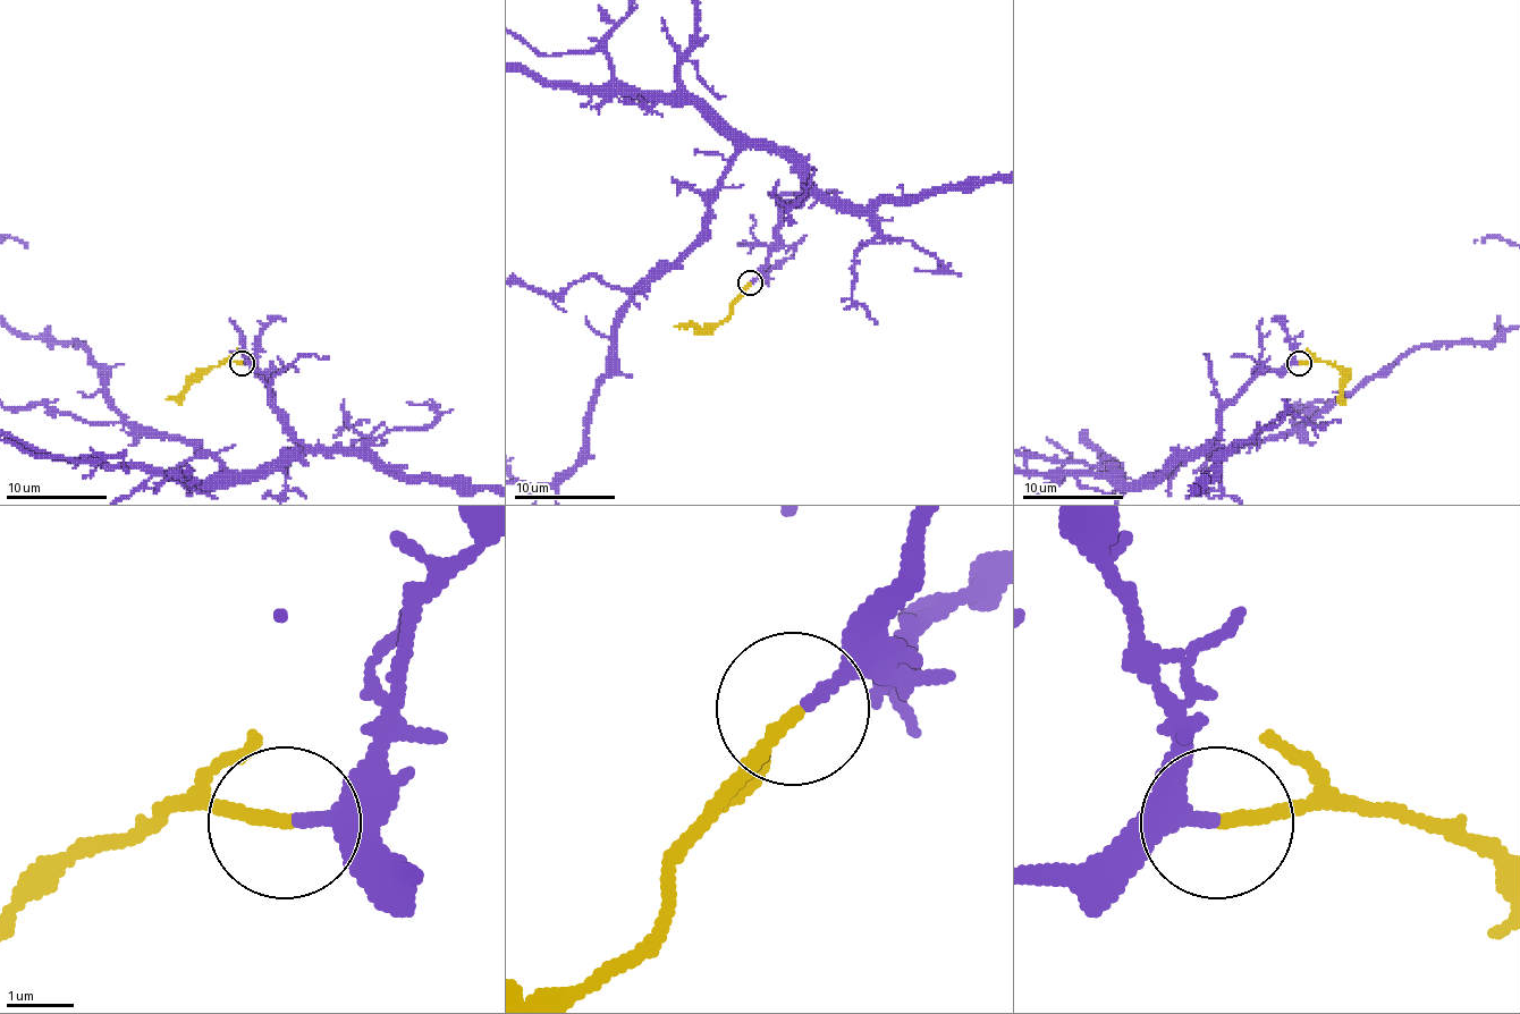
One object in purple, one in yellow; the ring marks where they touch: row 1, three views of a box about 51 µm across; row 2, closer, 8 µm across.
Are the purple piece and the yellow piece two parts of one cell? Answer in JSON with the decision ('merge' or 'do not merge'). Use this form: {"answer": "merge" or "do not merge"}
{"answer": "merge"}

